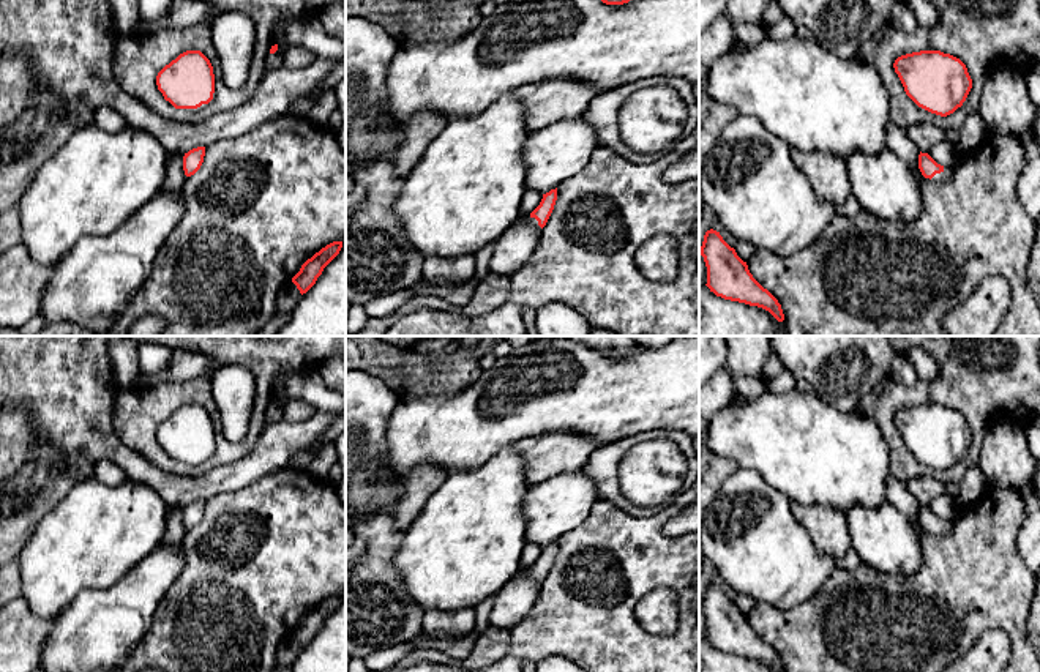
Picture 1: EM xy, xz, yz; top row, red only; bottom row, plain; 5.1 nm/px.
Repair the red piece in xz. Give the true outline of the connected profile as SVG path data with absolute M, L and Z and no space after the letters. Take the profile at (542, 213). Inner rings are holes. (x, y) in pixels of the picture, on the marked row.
M557 188L543 194L540 205L519 224L507 229L494 245L491 273L510 278L532 256L557 200Z

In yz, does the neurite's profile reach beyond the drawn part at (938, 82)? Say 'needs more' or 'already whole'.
already whole

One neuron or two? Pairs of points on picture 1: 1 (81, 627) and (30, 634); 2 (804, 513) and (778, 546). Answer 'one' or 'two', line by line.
1: two
2: two

